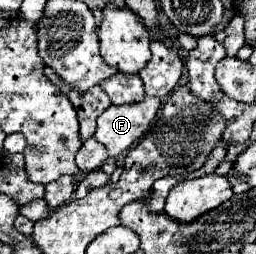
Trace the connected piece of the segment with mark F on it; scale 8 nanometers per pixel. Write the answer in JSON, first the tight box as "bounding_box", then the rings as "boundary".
{"bounding_box":[92,97,162,157],"boundary":[[[146,97],[132,105],[110,105],[98,117],[98,127],[92,137],[106,147],[110,157],[118,157],[148,131],[160,105],[162,101],[158,97]]]}

